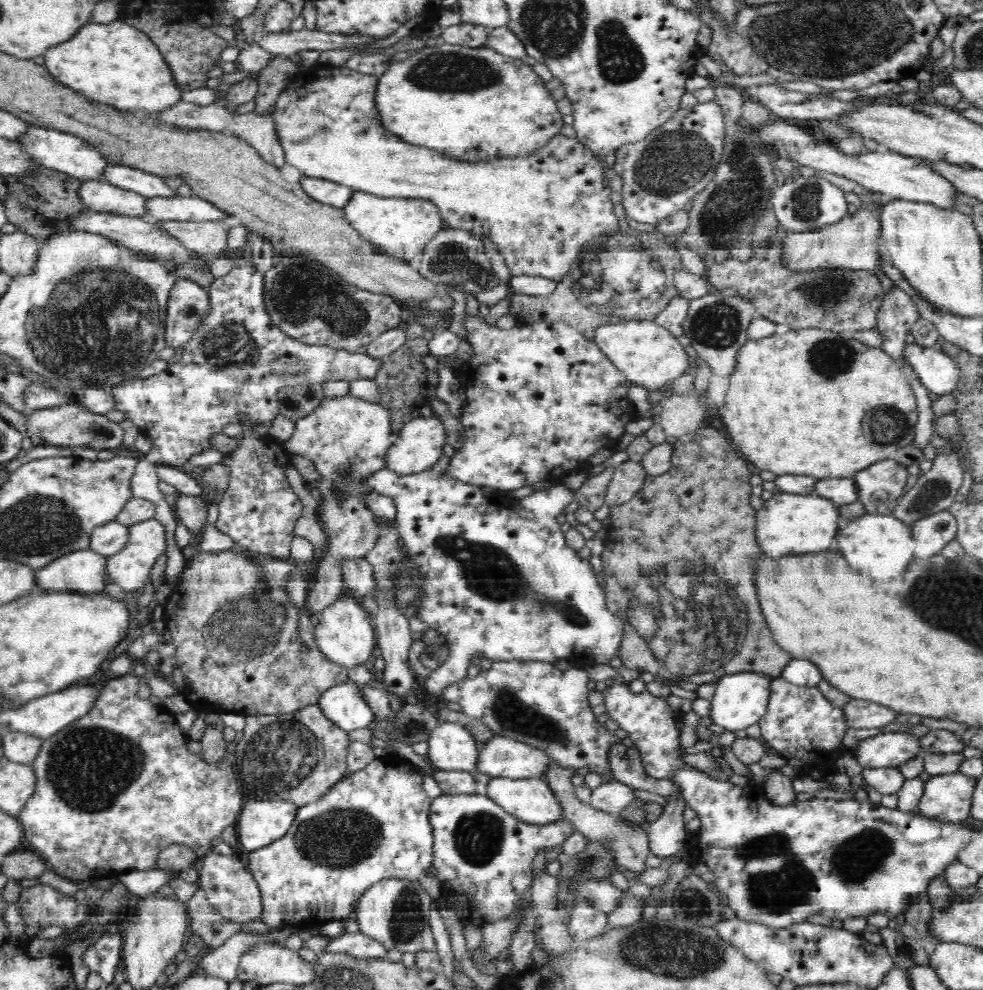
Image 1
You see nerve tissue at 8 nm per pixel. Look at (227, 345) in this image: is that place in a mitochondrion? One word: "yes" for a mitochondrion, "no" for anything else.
yes

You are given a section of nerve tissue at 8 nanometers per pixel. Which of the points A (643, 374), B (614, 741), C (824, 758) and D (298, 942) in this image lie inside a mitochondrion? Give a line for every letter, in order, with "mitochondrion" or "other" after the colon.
A: other
B: other
C: other
D: other

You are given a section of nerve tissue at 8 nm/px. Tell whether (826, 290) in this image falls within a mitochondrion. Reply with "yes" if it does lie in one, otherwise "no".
yes

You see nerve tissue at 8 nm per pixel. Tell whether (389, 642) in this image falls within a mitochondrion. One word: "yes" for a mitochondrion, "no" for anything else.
no

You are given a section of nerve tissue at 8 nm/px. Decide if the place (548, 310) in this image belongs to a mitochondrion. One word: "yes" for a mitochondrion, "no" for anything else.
no

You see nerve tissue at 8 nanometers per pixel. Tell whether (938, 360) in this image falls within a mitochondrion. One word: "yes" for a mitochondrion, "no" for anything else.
no

